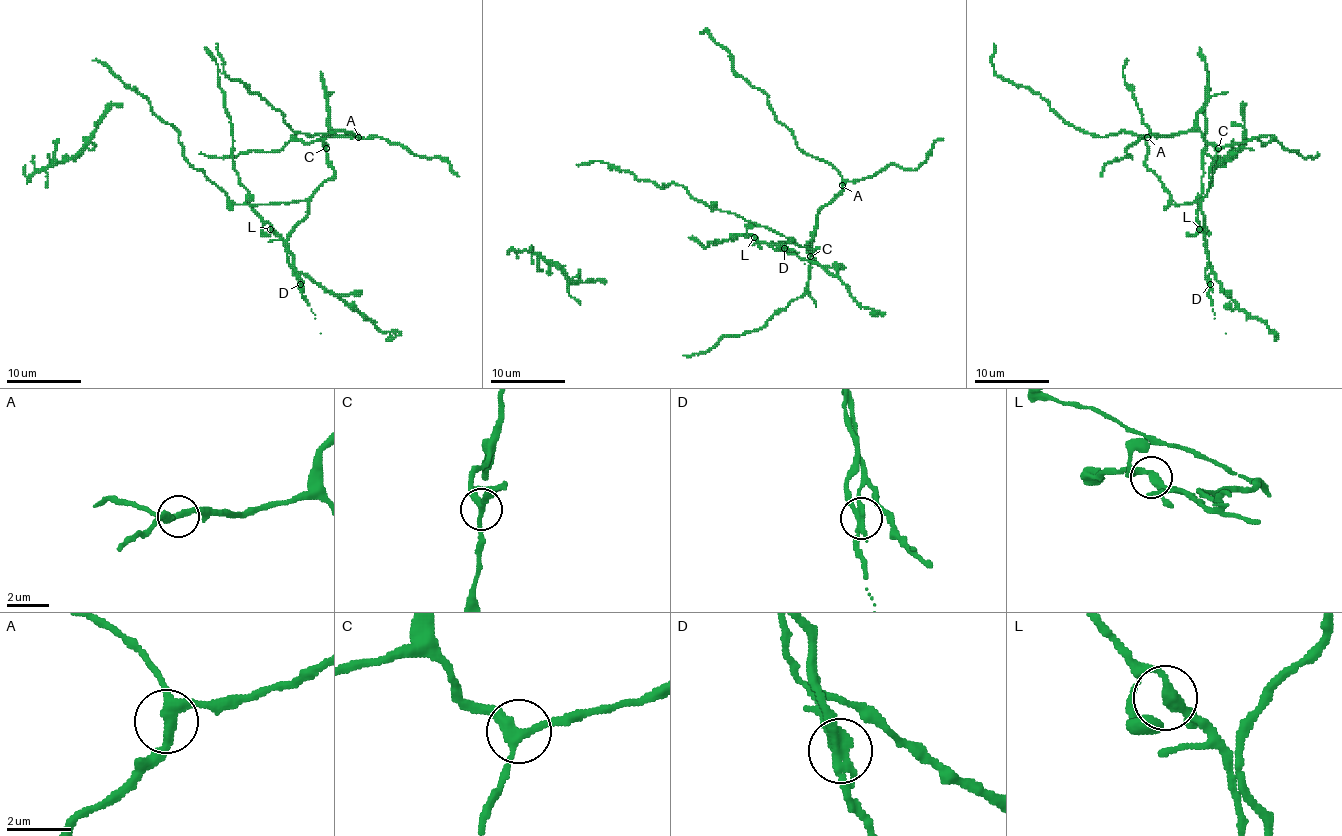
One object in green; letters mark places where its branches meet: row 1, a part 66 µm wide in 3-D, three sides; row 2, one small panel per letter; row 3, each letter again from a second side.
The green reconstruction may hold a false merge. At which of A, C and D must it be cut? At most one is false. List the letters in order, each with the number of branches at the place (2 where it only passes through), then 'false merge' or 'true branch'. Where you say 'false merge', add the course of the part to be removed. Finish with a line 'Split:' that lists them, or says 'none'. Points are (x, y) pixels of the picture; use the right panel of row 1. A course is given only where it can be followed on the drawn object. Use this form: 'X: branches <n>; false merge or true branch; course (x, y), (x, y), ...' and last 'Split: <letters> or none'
A: branches 3; true branch
C: branches 3; true branch
D: branches 3; false merge; course (1211, 285), (1207, 240), (1198, 225), (1205, 94), (1209, 90), (1205, 58), (1199, 47)
Split: D

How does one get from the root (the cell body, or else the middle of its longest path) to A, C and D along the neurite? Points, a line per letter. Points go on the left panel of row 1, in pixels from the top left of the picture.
A: (300, 221), (307, 214), (307, 199), (334, 174), (334, 167), (322, 144), (324, 137), (330, 131), (358, 137)
C: (300, 221), (307, 214), (307, 199), (334, 174), (326, 148)
D: (300, 221), (287, 242), (287, 258), (300, 285)

